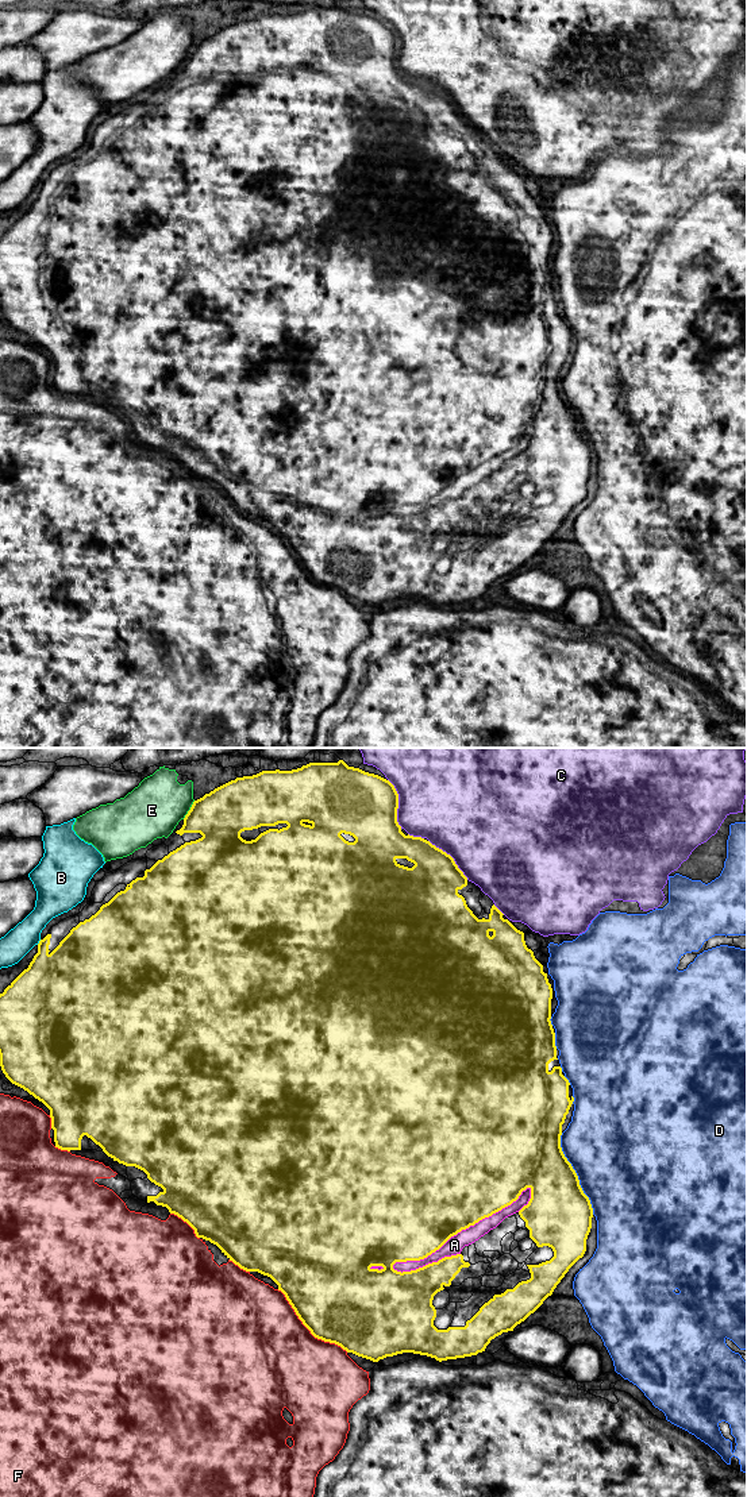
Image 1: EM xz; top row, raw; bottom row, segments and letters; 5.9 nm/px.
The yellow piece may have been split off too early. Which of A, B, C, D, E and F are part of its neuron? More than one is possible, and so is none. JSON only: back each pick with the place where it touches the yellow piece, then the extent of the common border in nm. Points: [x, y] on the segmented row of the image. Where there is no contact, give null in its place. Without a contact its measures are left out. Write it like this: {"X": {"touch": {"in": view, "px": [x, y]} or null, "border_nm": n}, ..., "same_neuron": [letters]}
{"A": {"touch": {"in": "xz", "px": [461, 1230]}, "border_nm": 950}, "same_neuron": ["A"]}

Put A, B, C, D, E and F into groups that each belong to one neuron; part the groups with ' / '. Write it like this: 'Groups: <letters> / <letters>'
Groups: A / B / C / D / E / F

